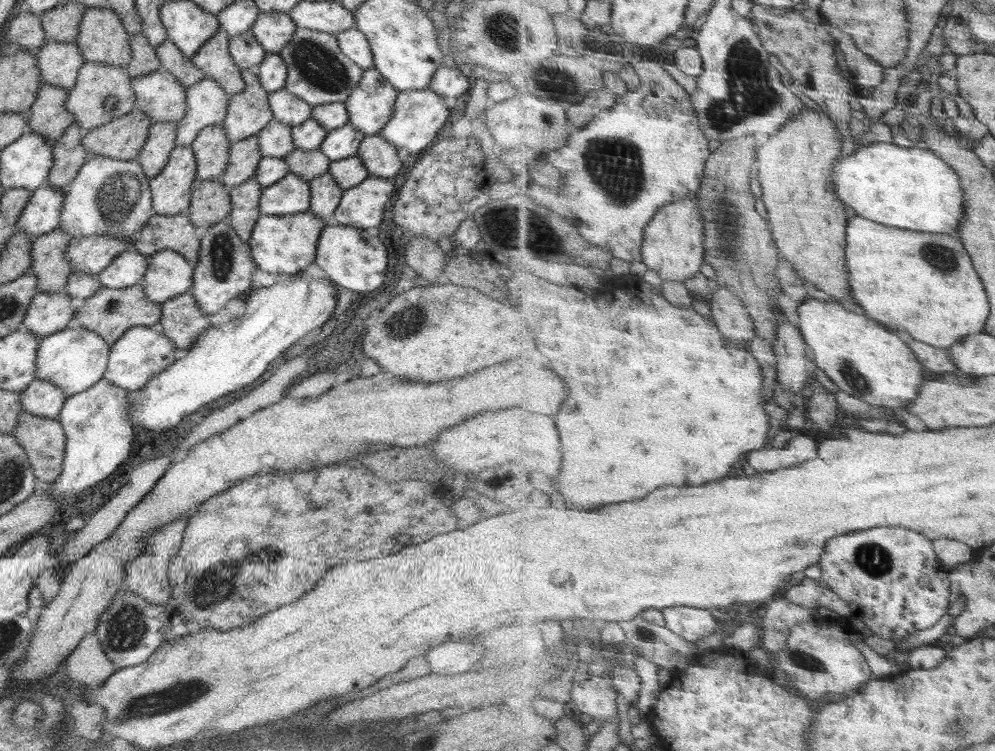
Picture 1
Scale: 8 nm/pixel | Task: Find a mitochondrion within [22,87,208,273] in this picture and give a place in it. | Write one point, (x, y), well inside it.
(115, 204)

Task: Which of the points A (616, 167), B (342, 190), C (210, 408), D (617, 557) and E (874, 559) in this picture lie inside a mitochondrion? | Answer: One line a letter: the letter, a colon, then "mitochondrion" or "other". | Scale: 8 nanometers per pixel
A: mitochondrion
B: other
C: other
D: other
E: mitochondrion

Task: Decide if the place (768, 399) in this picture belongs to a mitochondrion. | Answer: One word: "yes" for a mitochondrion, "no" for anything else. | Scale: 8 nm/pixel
no

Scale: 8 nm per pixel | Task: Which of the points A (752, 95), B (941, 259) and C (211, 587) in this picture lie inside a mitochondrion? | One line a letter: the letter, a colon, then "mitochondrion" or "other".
A: mitochondrion
B: mitochondrion
C: mitochondrion

